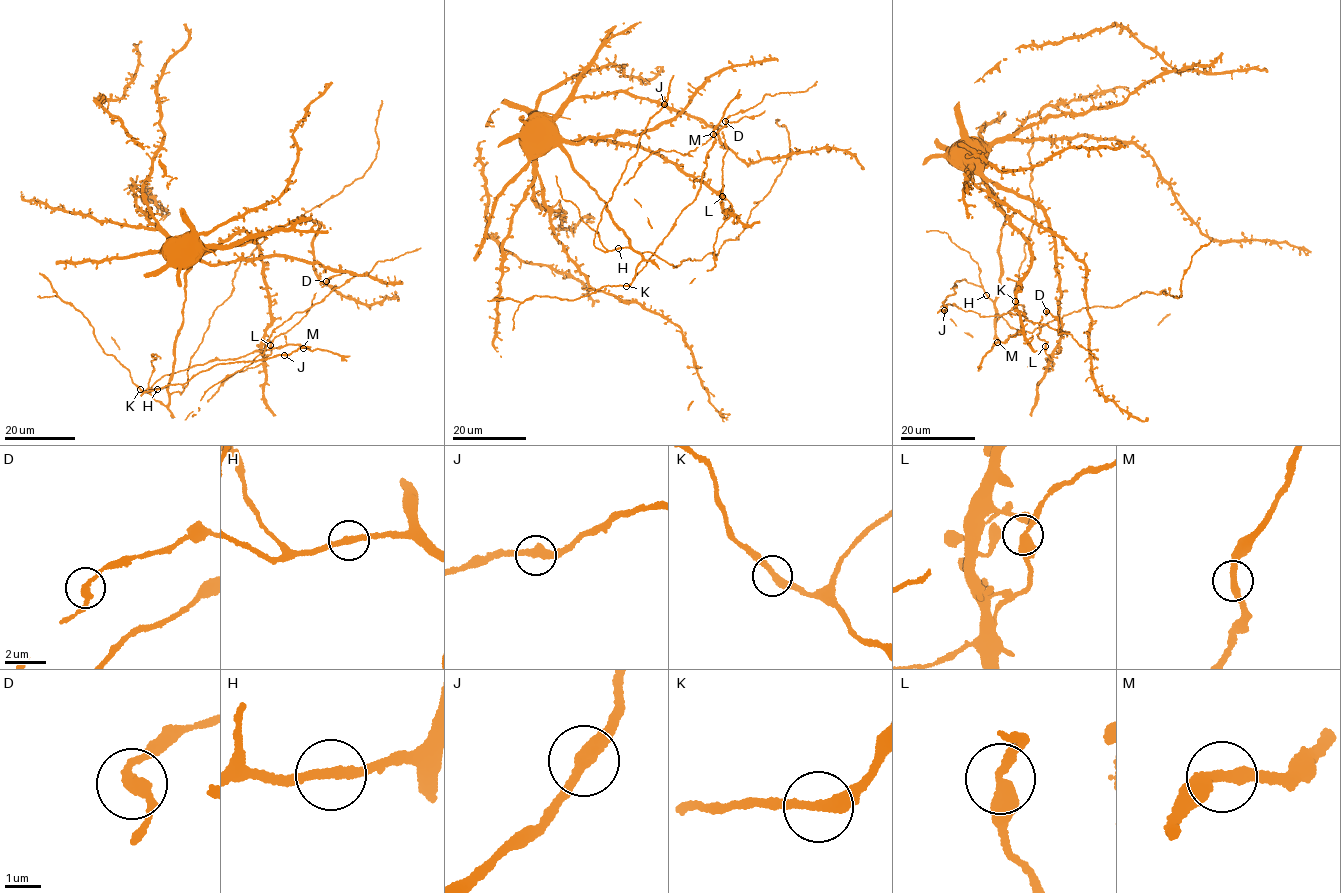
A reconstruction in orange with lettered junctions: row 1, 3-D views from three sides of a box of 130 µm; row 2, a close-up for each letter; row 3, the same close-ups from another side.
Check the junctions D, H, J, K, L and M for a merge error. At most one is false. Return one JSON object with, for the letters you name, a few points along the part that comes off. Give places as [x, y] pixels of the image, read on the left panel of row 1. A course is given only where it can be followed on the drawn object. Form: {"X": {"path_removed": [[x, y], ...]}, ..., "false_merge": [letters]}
{"false_merge": []}

